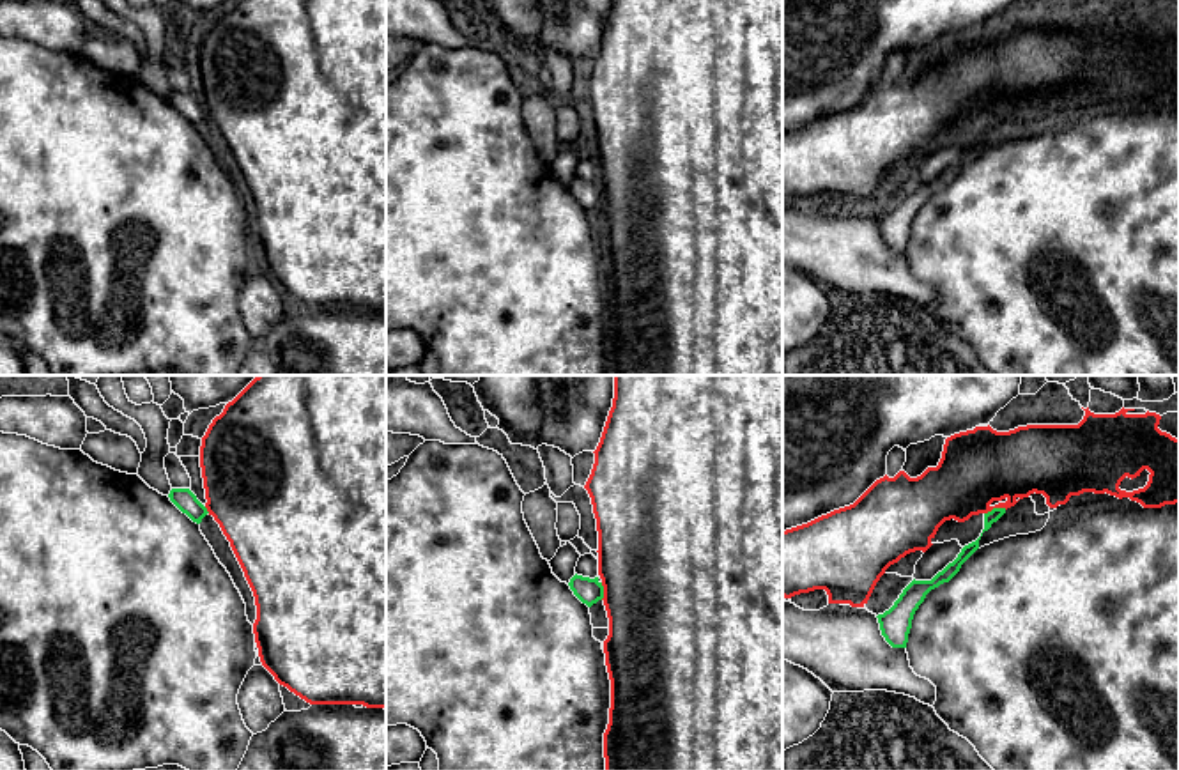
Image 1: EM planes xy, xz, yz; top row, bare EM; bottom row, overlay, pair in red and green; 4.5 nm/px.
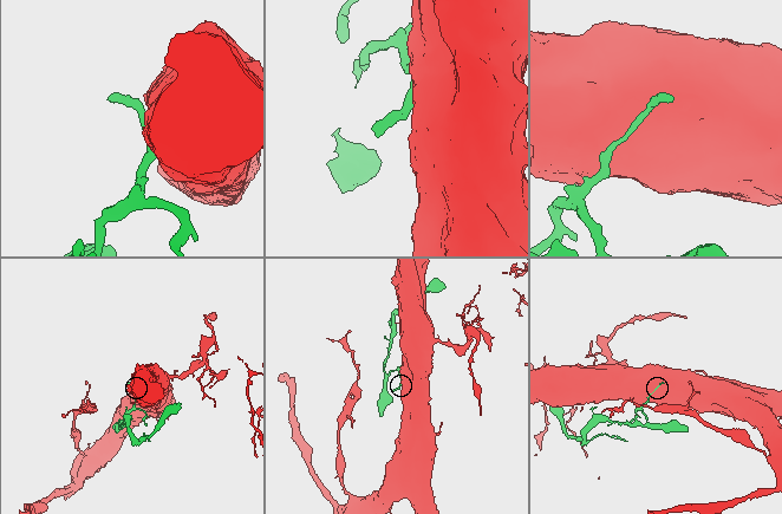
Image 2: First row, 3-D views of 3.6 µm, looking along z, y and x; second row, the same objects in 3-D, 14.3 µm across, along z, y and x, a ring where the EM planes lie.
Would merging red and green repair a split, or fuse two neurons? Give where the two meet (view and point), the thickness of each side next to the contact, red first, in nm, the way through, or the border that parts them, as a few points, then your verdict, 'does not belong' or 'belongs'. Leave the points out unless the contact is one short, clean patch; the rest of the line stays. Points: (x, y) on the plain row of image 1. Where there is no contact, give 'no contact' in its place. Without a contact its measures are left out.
contact yz (995, 110); calibres 340 and 60 nm; border yz (1006, 112), (992, 112), (985, 117); does not belong

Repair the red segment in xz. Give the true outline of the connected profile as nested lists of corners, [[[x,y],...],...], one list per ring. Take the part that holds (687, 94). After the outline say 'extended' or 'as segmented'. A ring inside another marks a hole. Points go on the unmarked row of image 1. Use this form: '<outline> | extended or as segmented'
[[[614,0],[584,89],[598,135],[611,283],[605,375],[782,375],[782,0]]] | as segmented

